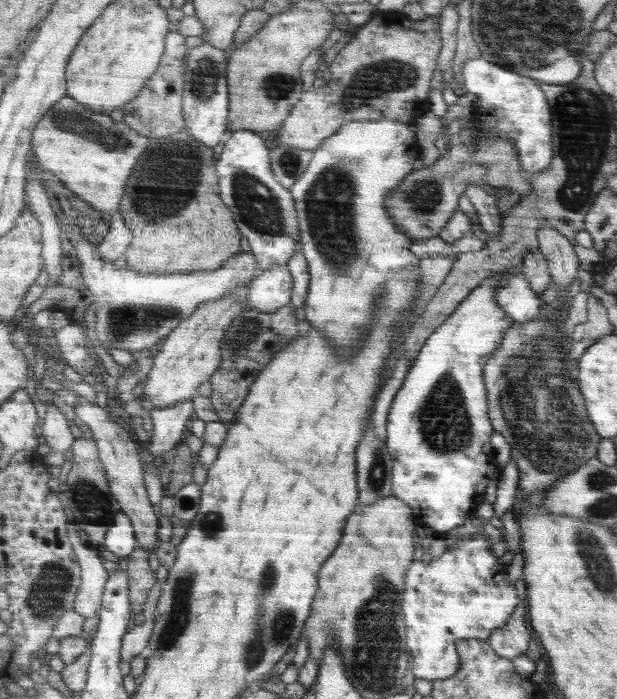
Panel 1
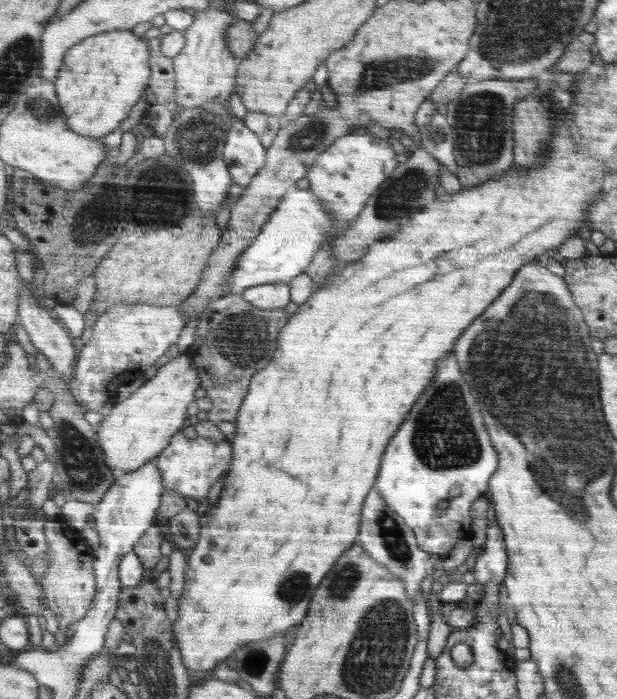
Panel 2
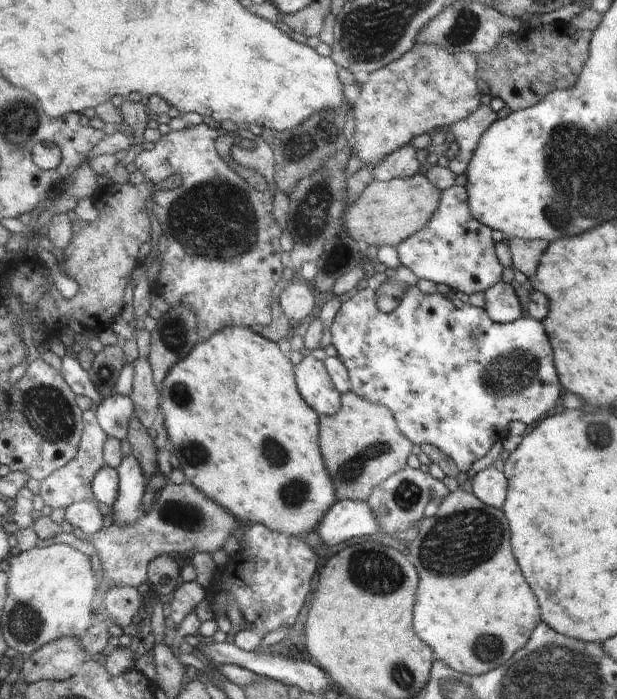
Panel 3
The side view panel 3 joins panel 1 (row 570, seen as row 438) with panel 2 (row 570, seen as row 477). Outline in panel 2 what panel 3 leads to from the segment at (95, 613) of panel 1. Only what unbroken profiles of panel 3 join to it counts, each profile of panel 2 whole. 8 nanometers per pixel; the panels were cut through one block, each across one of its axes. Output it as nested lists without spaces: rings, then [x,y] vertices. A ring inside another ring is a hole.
[[[50,519],[46,524],[46,535],[50,541],[50,550],[46,552],[50,570],[41,582],[49,607],[56,613],[61,628],[65,629],[69,624],[76,625],[95,608],[95,597],[99,592],[95,567],[98,552],[84,537],[83,531],[73,527],[68,519]]]

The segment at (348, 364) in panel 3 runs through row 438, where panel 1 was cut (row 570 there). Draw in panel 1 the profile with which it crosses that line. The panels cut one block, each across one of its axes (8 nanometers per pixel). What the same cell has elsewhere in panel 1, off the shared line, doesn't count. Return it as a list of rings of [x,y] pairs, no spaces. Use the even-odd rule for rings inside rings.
[[[474,535],[472,539],[458,542],[438,558],[433,558],[430,565],[414,561],[406,576],[405,592],[401,598],[401,614],[404,618],[407,645],[413,656],[410,670],[416,679],[447,679],[457,674],[461,662],[456,660],[456,644],[461,640],[487,640],[494,631],[506,627],[512,608],[518,604],[511,582],[505,580],[505,570],[496,572],[496,556],[492,554],[486,535]]]

